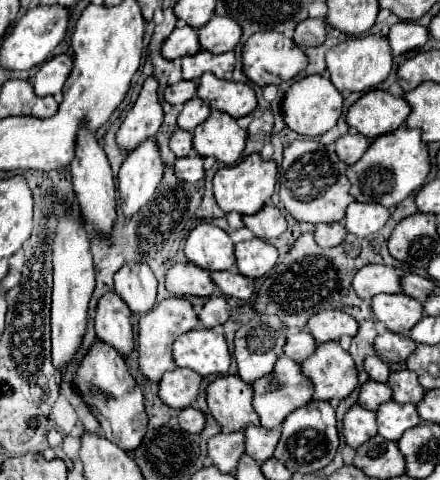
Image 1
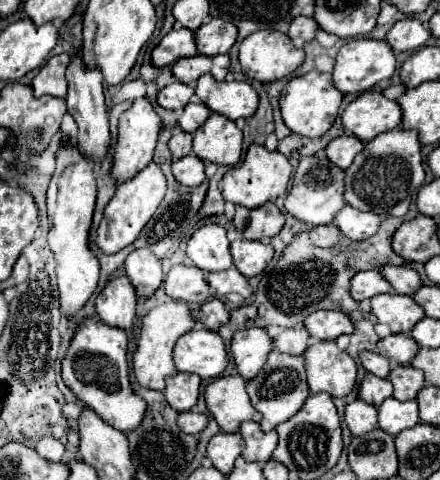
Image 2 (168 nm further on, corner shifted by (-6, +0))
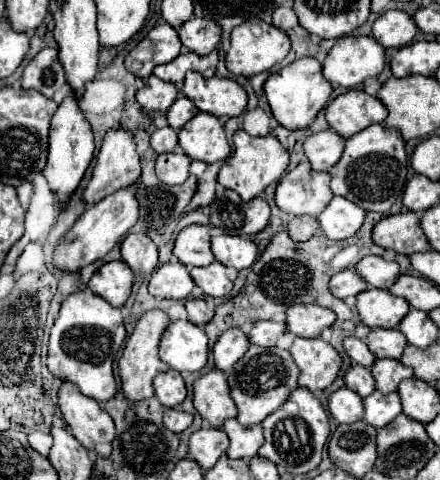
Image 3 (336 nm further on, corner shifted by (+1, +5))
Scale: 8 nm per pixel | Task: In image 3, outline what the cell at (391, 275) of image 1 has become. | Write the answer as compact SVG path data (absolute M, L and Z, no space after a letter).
M343 269L331 277L329 289L337 299L345 299L349 295L359 295L367 289L367 285L365 281L361 281L361 277L357 277L355 269Z

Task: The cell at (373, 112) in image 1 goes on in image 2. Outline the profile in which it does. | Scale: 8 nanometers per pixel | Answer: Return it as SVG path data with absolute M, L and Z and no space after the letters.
M370 90L352 100L342 112L342 126L362 142L372 140L384 130L400 126L402 110L394 100L388 100L382 92Z

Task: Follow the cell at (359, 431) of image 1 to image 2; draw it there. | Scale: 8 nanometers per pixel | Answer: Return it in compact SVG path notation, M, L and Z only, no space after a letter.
M360 398L350 402L344 410L344 422L350 428L354 436L366 434L368 430L378 428L378 418L376 418L376 406L364 404Z

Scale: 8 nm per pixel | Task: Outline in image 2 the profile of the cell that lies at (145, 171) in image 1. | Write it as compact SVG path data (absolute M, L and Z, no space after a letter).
M154 162L150 166L146 166L146 170L142 170L136 178L120 184L116 188L116 194L108 202L108 206L104 210L104 218L102 218L102 222L96 230L96 236L94 236L96 246L104 254L116 254L122 248L130 246L138 238L138 234L146 226L146 222L154 216L154 212L160 206L164 194L166 194L166 178Z

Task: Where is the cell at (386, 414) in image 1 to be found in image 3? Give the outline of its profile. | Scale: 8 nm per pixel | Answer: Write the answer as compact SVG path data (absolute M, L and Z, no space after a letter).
M373 391L369 397L363 399L365 407L365 423L373 427L385 427L397 415L401 415L401 397L399 393L383 395L381 391Z

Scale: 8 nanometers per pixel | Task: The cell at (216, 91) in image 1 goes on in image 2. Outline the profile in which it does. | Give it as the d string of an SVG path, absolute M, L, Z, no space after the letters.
M204 74L196 84L196 96L212 112L230 120L248 118L258 108L258 94L248 82L216 82L210 74Z

